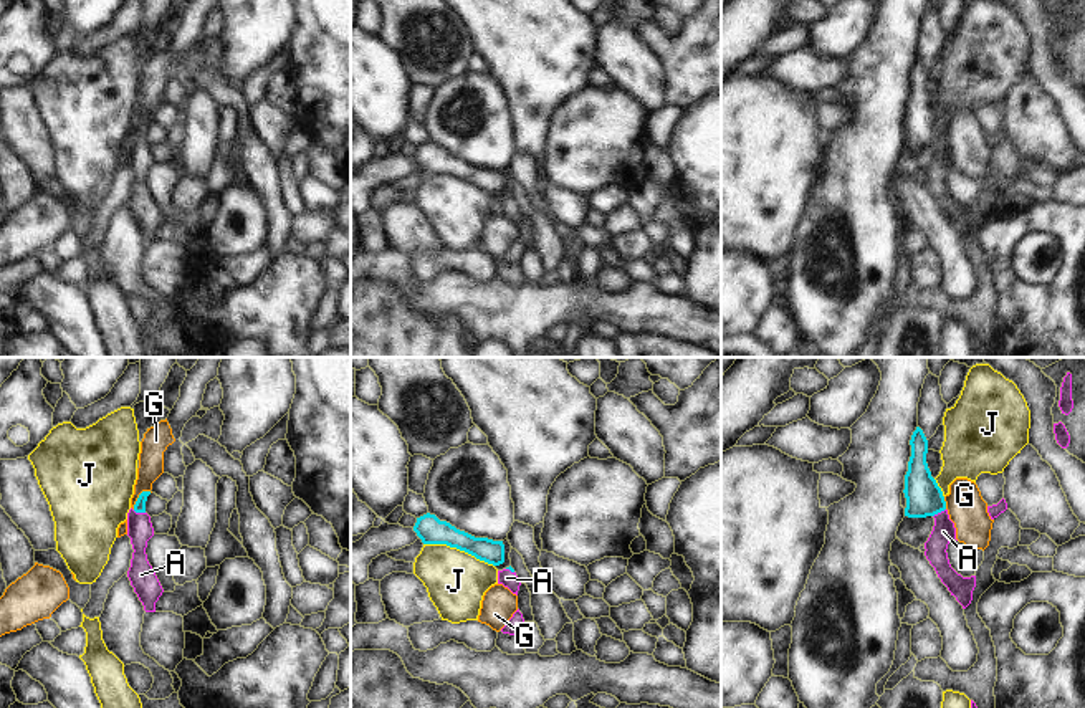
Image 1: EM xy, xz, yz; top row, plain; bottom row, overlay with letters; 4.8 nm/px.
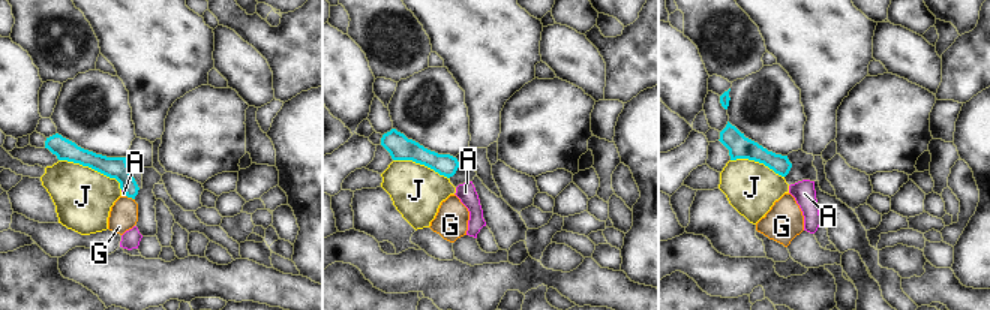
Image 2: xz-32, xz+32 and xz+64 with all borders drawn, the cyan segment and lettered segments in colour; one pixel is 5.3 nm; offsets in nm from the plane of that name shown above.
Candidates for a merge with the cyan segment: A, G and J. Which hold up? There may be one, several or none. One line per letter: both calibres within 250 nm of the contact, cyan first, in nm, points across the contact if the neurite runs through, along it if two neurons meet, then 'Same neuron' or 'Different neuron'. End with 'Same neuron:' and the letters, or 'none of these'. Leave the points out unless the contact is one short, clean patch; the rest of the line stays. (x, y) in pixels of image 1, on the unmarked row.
A: Thickness 180 nm (cyan) against 110 nm. Path across: yz (923, 126), (938, 141), (943, 161). Same neuron
G: Thickness 60 nm (cyan) against 130 nm. Boundary: xy (149, 119), (139, 124), (133, 138). Different neuron
J: Thickness 140 nm (cyan) against 300 nm. Different neuron
Same neuron: A.

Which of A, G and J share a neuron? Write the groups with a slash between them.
A / G / J

